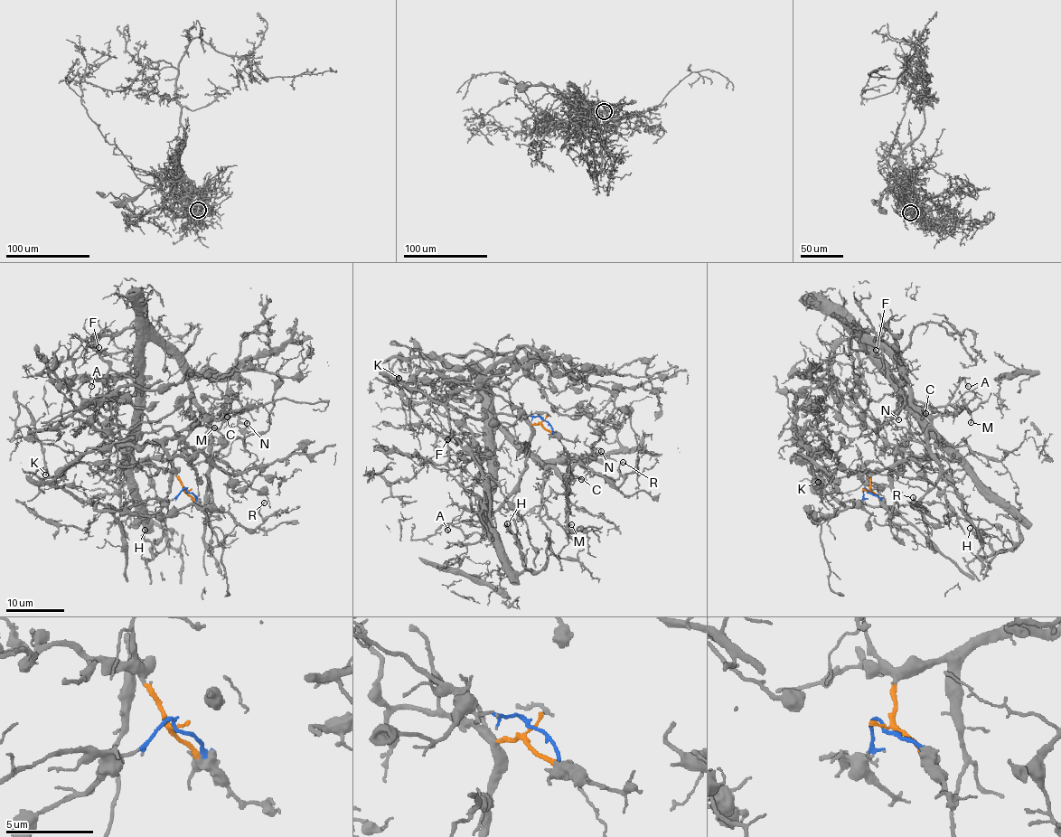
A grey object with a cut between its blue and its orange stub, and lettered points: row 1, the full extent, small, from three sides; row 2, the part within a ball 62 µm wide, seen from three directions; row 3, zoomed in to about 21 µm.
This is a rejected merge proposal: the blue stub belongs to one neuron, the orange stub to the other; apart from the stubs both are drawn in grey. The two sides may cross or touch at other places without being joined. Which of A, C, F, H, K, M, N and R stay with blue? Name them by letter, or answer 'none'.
K

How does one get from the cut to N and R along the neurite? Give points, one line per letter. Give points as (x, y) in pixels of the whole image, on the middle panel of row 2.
N: (543, 420), (532, 426), (518, 488), (493, 512), (486, 439), (496, 427), (546, 462), (589, 460), (601, 451)
R: (543, 420), (493, 512), (498, 427), (567, 492), (577, 464), (618, 486), (623, 461)

